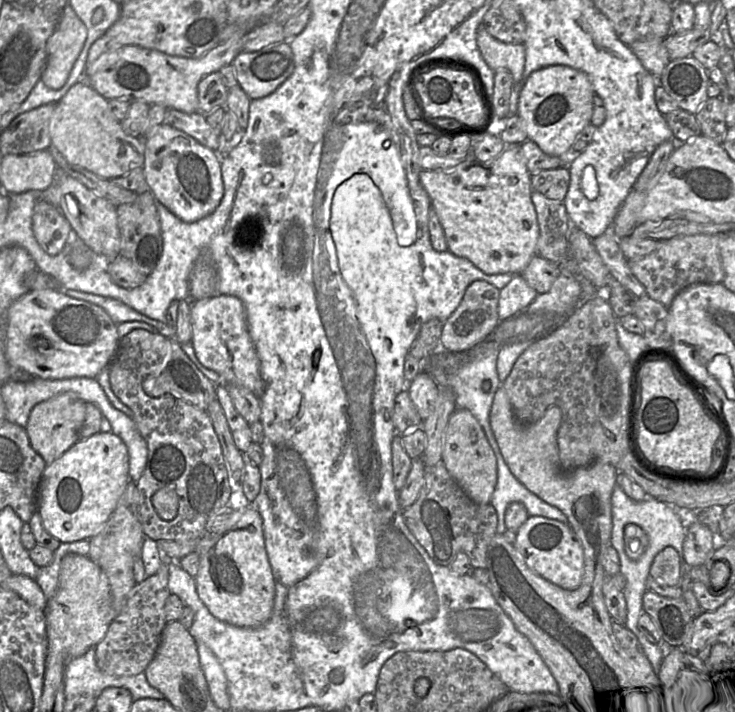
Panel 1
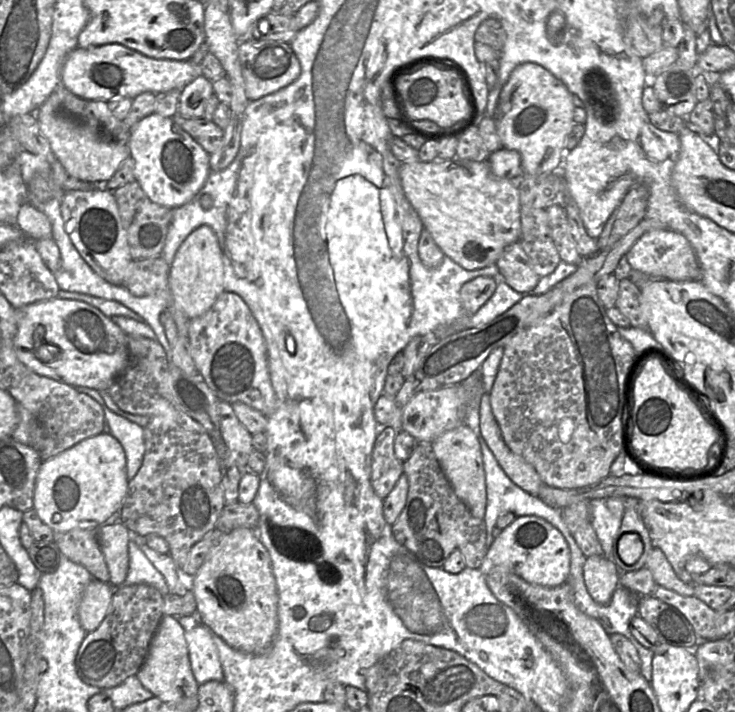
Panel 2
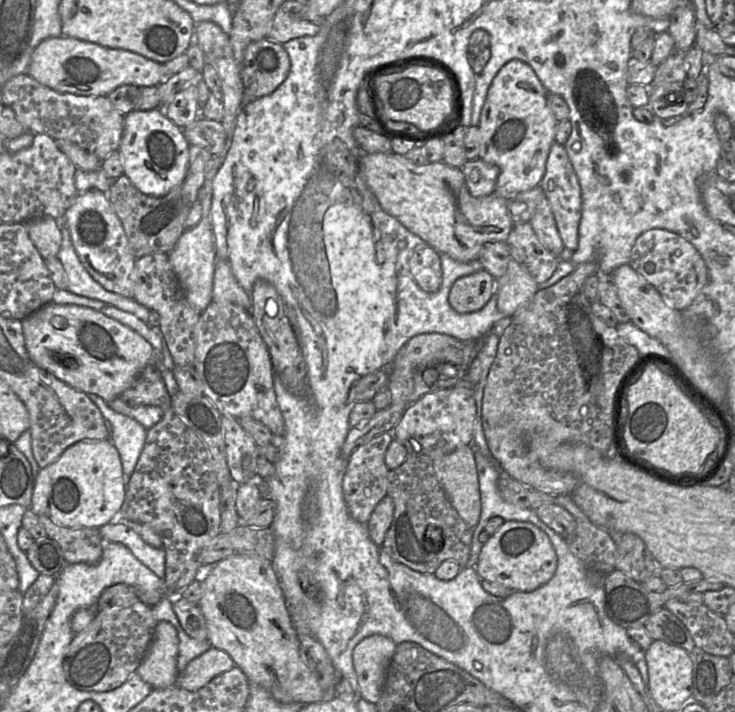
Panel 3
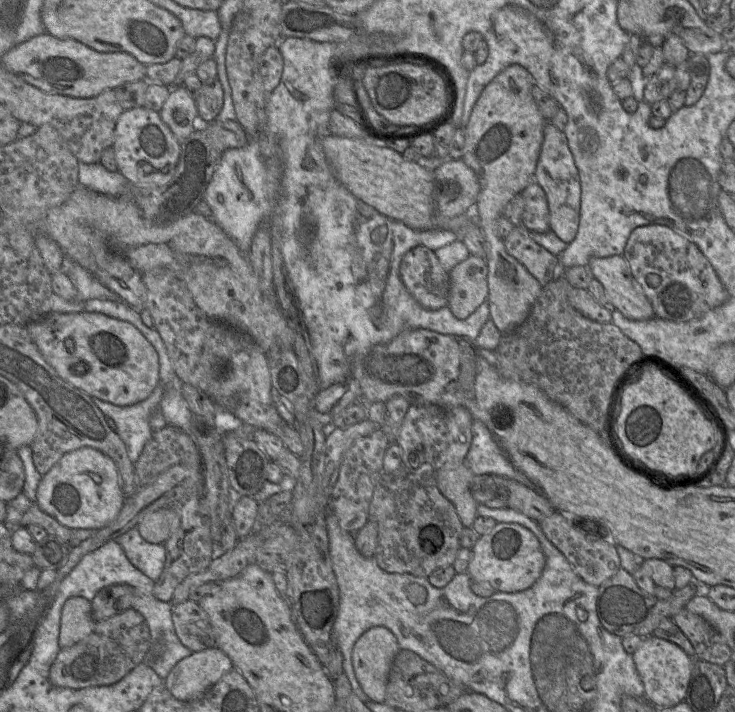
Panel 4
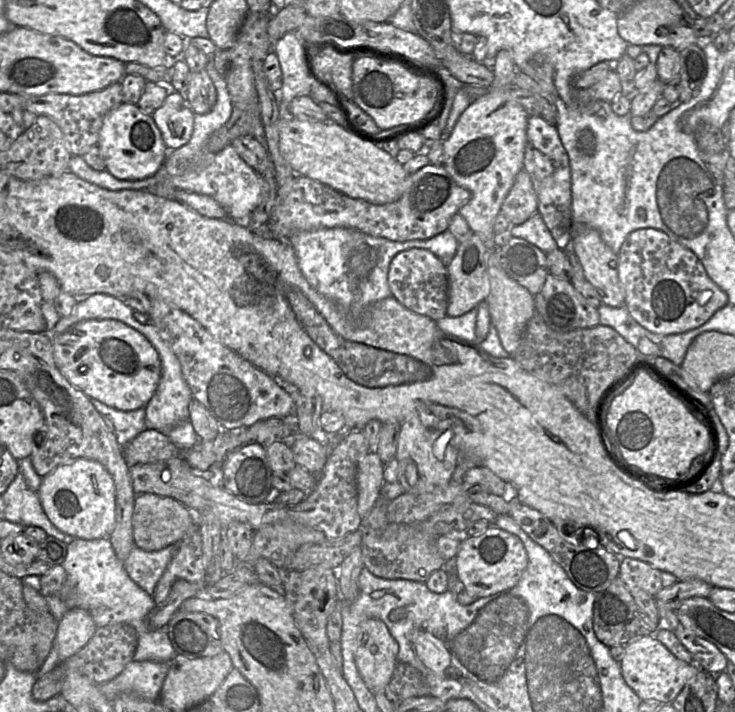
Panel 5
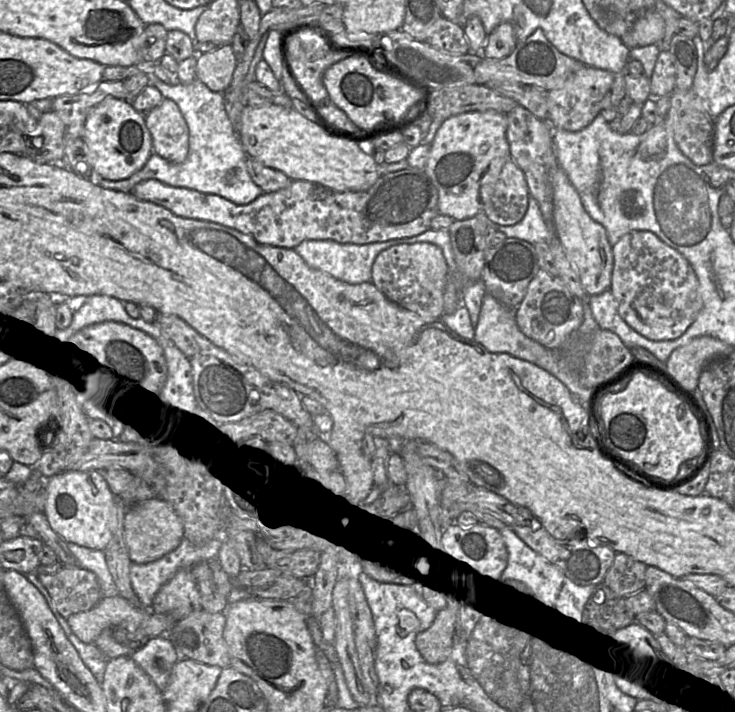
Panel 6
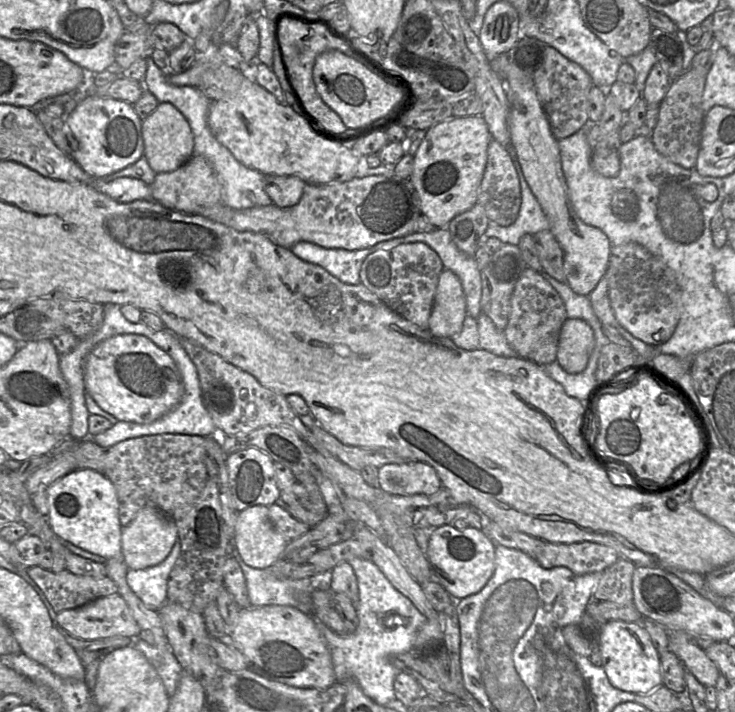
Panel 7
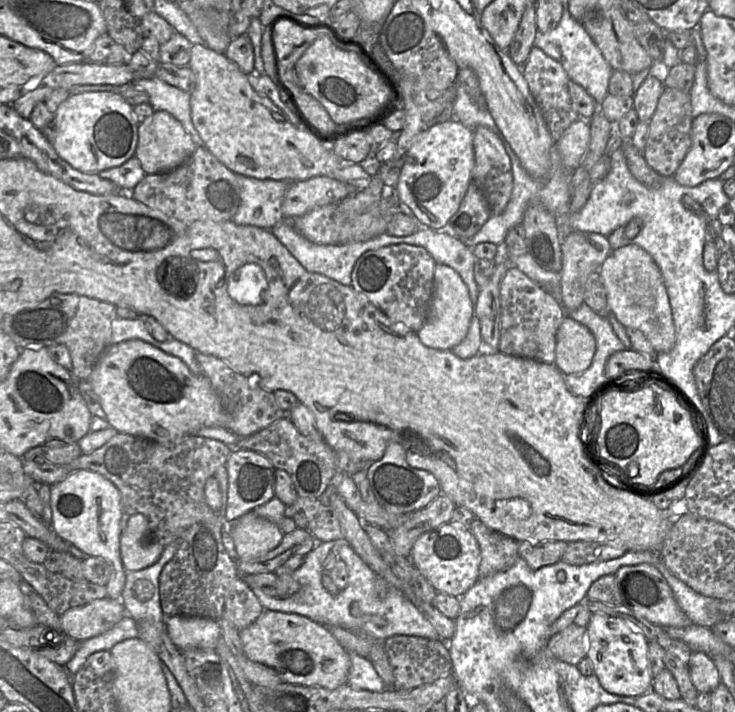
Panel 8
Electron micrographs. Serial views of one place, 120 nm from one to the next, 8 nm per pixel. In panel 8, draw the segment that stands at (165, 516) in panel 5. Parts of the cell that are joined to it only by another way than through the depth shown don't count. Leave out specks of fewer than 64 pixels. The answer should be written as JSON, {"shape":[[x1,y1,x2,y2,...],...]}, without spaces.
{"shape":[[134,514,120,540,121,558,125,569,138,571,155,564,165,546,151,538,148,519,142,514]]}

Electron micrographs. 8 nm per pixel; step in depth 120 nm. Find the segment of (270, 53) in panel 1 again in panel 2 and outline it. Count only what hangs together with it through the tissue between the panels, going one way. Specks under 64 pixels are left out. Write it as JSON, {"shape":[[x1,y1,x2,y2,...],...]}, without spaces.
{"shape":[[239,42,239,61,246,84,246,95,256,101,273,94,296,81,301,74,300,62,290,43,285,42]]}

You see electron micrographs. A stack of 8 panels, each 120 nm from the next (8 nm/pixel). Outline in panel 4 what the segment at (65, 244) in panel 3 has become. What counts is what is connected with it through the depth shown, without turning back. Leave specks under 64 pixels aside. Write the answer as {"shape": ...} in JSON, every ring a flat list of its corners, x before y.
{"shape":[[65,258,64,271,68,274,75,286,78,299,83,301,90,299,119,299,114,292,105,287,89,271,69,258]]}

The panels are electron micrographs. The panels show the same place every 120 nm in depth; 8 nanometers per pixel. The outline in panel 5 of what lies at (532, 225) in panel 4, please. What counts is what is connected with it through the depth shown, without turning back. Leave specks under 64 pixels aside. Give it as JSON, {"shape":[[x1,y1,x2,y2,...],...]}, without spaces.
{"shape":[[522,169,516,175,515,181,505,197,500,213,512,225,519,225,538,212,538,198,531,178,526,170]]}

